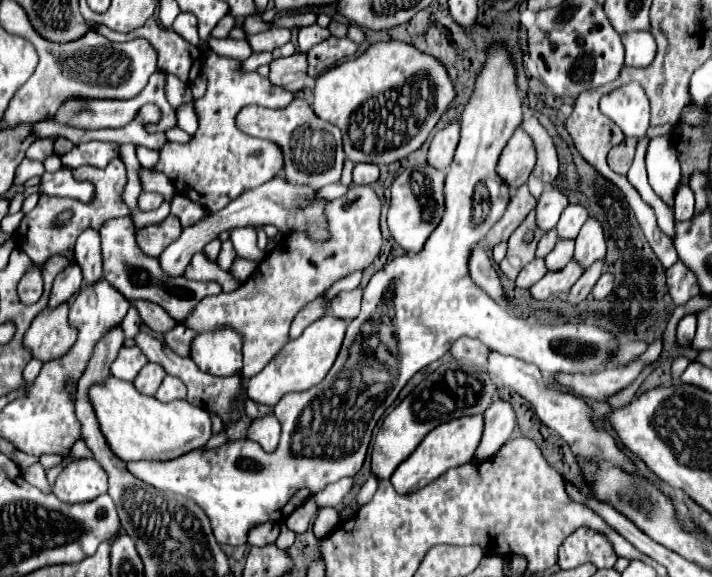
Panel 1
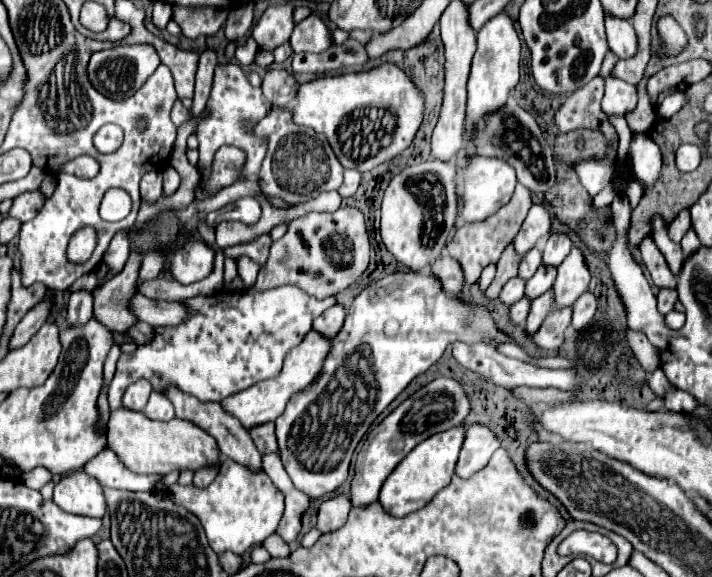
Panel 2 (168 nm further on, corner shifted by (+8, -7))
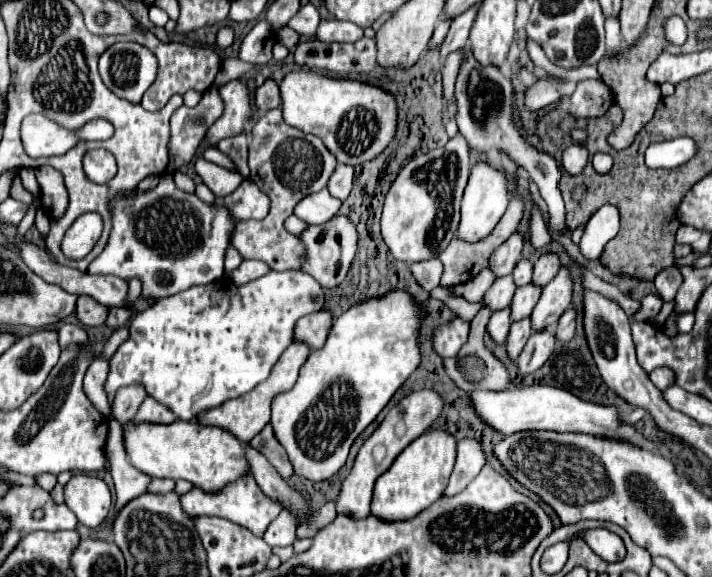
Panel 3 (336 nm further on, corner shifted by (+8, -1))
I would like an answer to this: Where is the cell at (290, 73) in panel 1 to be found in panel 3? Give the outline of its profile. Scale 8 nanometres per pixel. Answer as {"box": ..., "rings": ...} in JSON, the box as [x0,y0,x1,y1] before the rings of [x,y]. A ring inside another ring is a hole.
{"box":[256,78,282,110],"rings":[[[266,78],[266,82],[256,90],[256,106],[260,110],[272,110],[272,108],[278,108],[280,104],[282,104],[282,98],[280,98],[278,82],[272,78]]]}

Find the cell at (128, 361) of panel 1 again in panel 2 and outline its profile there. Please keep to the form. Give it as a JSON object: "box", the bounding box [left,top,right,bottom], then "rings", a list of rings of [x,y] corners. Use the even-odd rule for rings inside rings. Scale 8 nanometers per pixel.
{"box":[108,284,336,412],"rings":[[[284,284],[280,288],[270,288],[264,292],[218,290],[212,296],[194,296],[188,300],[180,300],[180,304],[184,304],[184,308],[188,312],[186,320],[182,320],[176,326],[154,328],[156,336],[148,344],[138,346],[132,354],[122,354],[118,358],[116,374],[114,374],[114,380],[108,390],[110,412],[120,408],[124,390],[138,378],[146,378],[152,382],[156,380],[158,392],[166,392],[166,388],[174,386],[174,388],[182,390],[184,394],[196,396],[200,402],[222,402],[224,398],[238,394],[262,380],[276,378],[280,374],[284,356],[294,346],[298,346],[304,340],[304,336],[312,330],[312,320],[318,318],[326,308],[334,306],[336,300],[332,296],[318,300],[318,298],[306,294],[304,290],[296,288],[294,284]]]}

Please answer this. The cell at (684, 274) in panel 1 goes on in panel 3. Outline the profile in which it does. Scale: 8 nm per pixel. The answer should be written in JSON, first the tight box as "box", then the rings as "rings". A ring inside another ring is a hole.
{"box":[634,294,664,322],"rings":[[[648,294],[648,296],[642,300],[642,308],[640,308],[640,312],[634,316],[634,320],[642,322],[642,320],[650,320],[650,318],[654,318],[654,316],[660,312],[662,304],[664,304],[662,298],[658,298],[656,294]]]}

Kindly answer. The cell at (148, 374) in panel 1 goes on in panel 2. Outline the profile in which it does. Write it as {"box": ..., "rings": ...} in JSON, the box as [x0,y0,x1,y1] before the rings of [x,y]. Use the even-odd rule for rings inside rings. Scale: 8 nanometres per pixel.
{"box":[122,380,152,412],"rings":[[[136,380],[134,384],[130,384],[124,392],[124,398],[122,398],[122,406],[128,408],[128,410],[136,410],[136,412],[142,412],[146,402],[148,402],[148,396],[152,392],[152,386],[148,384],[148,380]]]}

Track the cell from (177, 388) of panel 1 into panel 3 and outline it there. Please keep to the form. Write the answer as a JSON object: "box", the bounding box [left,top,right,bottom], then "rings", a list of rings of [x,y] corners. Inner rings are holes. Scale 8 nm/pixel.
{"box":[136,396,176,424],"rings":[[[148,396],[138,414],[136,414],[136,420],[146,420],[146,422],[156,422],[156,424],[170,424],[176,420],[176,414],[172,414],[172,410],[160,402],[156,402],[152,396]]]}

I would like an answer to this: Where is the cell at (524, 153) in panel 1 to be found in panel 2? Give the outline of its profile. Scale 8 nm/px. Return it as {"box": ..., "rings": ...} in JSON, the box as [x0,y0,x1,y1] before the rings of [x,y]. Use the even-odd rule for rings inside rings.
{"box":[456,150,516,222],"rings":[[[458,150],[456,162],[460,168],[460,190],[462,190],[462,220],[464,222],[480,222],[488,216],[496,214],[508,200],[512,198],[516,186],[516,172],[510,164],[498,158],[482,158],[482,156],[468,156],[466,150]]]}

